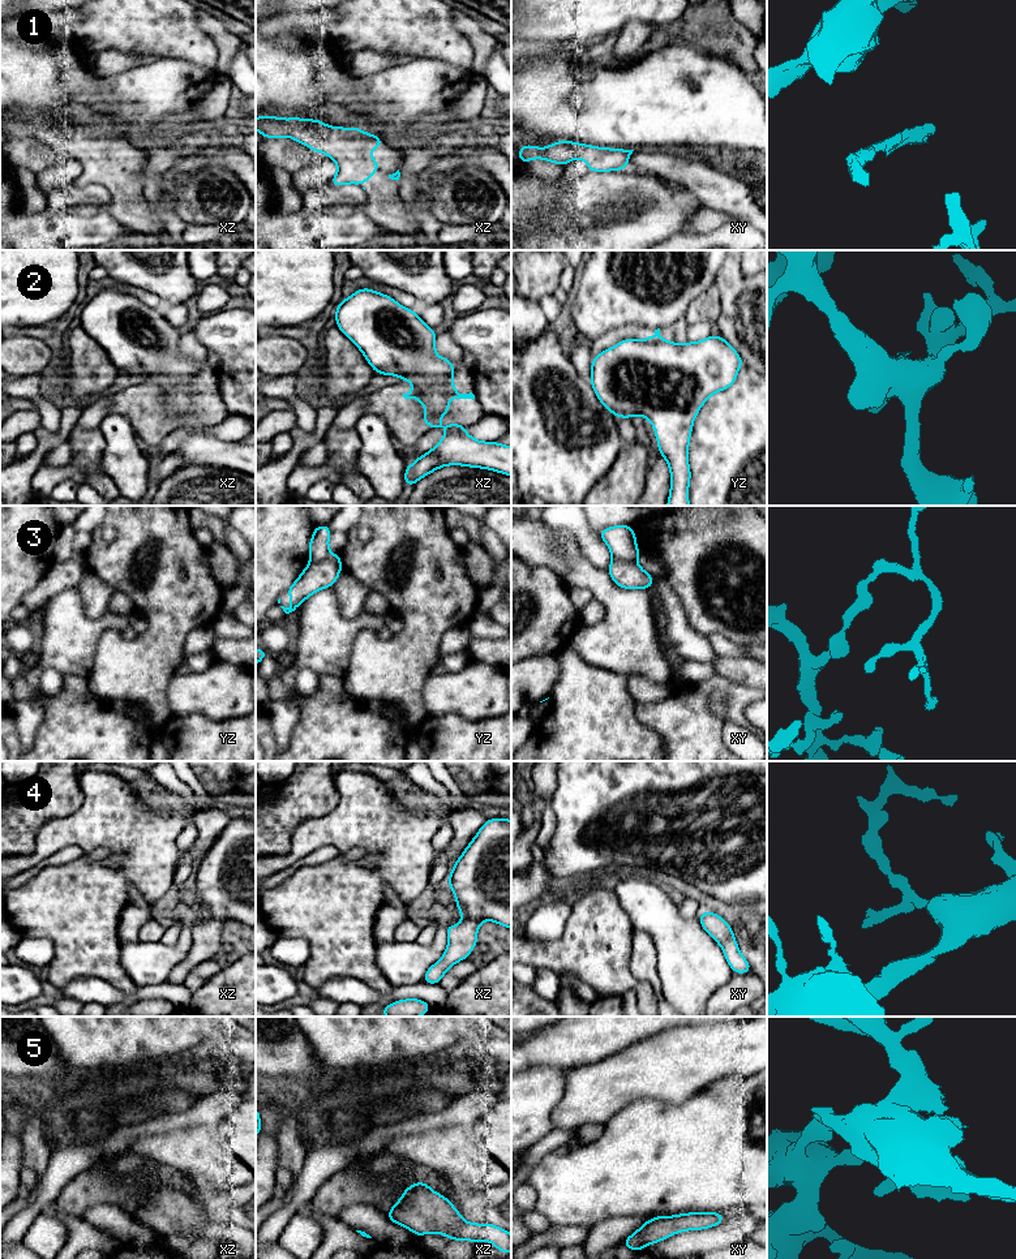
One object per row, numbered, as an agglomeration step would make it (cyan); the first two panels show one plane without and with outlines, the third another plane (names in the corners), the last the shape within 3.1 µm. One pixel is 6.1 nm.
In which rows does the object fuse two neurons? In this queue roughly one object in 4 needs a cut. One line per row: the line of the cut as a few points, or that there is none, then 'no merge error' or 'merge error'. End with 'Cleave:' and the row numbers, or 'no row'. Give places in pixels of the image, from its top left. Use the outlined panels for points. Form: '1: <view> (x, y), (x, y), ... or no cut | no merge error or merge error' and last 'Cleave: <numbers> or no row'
1: no cut | no merge error
2: xz (453, 373), (444, 389), (445, 409), (434, 415) | merge error
3: xy (613, 557), (621, 561), (635, 561) | merge error
4: no cut | no merge error
5: no cut | no merge error
Cleave: 2, 3

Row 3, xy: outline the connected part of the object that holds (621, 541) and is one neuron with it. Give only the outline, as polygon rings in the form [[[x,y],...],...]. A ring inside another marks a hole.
[[[614,525],[603,529],[599,537],[606,543],[613,558],[636,560],[640,550],[636,546],[635,530],[631,525]]]

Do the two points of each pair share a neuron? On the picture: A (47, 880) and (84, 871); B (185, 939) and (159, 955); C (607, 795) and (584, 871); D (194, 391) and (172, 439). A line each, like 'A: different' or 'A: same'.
A: same
B: same
C: same
D: different

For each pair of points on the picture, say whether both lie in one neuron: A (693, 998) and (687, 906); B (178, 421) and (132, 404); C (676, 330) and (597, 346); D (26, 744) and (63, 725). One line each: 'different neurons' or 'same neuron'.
A: different neurons
B: same neuron
C: same neuron
D: different neurons

